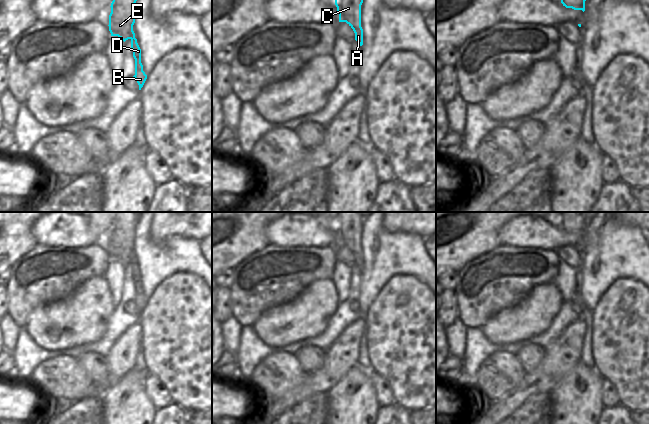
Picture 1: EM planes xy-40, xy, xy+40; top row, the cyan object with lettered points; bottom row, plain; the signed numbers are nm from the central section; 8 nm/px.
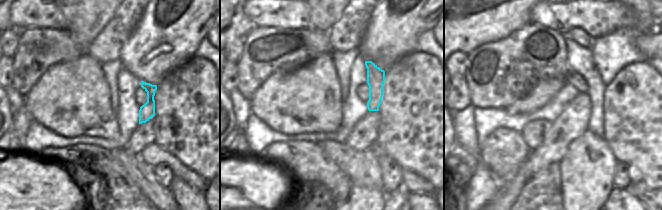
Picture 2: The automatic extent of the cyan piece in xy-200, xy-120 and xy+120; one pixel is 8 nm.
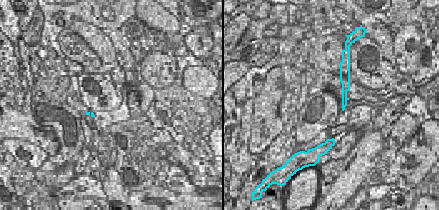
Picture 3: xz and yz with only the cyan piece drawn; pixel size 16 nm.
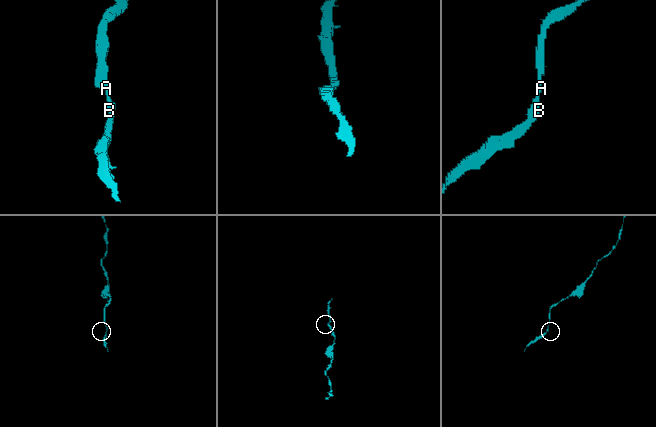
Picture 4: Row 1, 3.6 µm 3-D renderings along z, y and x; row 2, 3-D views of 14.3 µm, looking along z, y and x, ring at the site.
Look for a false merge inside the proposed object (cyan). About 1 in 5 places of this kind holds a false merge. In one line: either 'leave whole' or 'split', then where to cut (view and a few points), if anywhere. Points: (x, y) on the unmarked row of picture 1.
leave whole; no cut

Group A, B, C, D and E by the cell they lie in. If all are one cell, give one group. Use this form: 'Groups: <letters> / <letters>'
Groups: A B C D E

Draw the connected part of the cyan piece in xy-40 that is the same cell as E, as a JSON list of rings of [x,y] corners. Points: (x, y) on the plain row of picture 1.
[[[117,212],[110,230],[111,237],[109,239],[108,250],[111,260],[118,260],[124,266],[128,263],[131,264],[131,273],[135,283],[135,299],[133,301],[139,309],[139,314],[141,314],[147,303],[147,299],[143,295],[141,273],[133,255],[137,222],[135,212]]]

